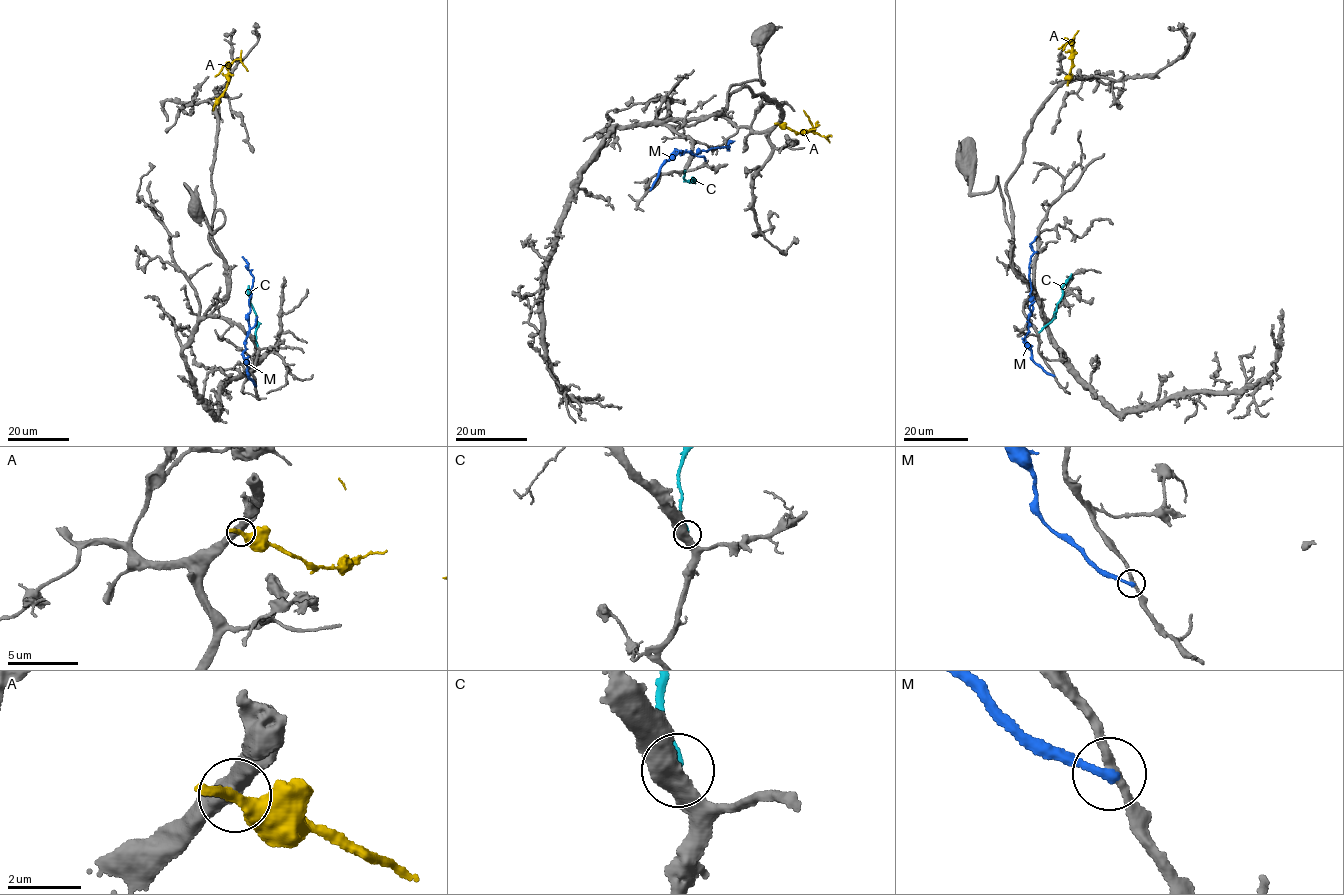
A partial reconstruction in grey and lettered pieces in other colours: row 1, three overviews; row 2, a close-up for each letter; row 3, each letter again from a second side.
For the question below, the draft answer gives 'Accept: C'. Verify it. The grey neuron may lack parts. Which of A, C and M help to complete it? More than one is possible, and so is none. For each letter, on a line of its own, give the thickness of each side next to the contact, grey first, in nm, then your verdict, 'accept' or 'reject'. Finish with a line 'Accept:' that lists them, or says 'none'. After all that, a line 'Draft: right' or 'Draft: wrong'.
A: 500/360 nm | reject
C: 400/200 nm | accept
M: 280/240 nm | reject
Accept: C
Draft: right

